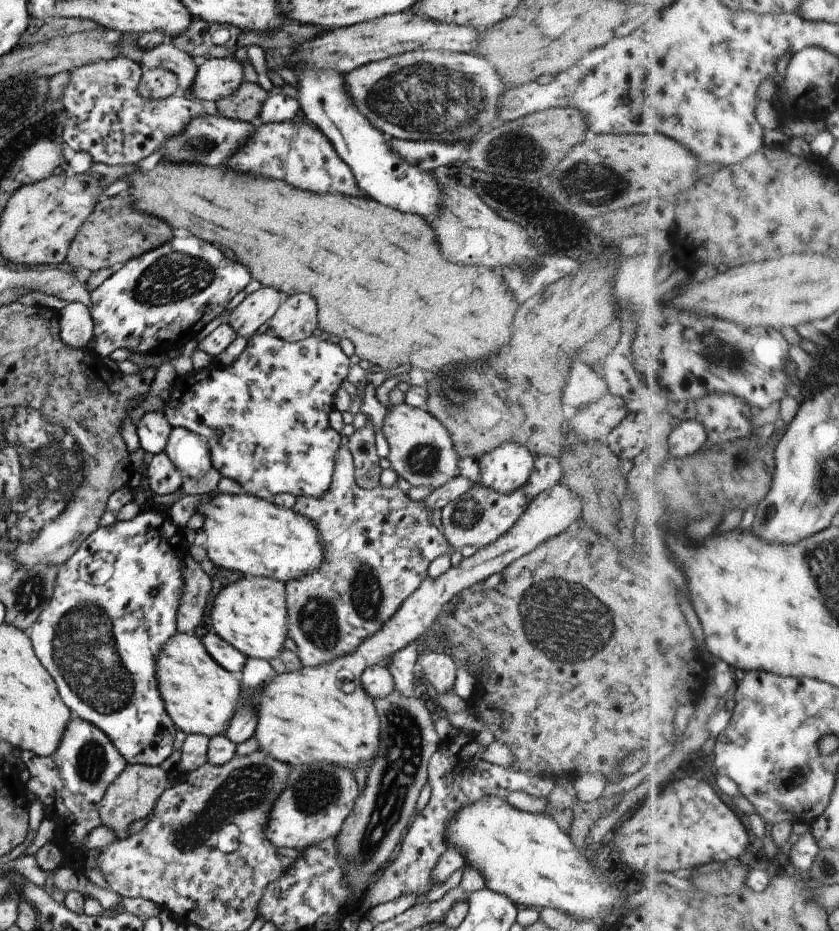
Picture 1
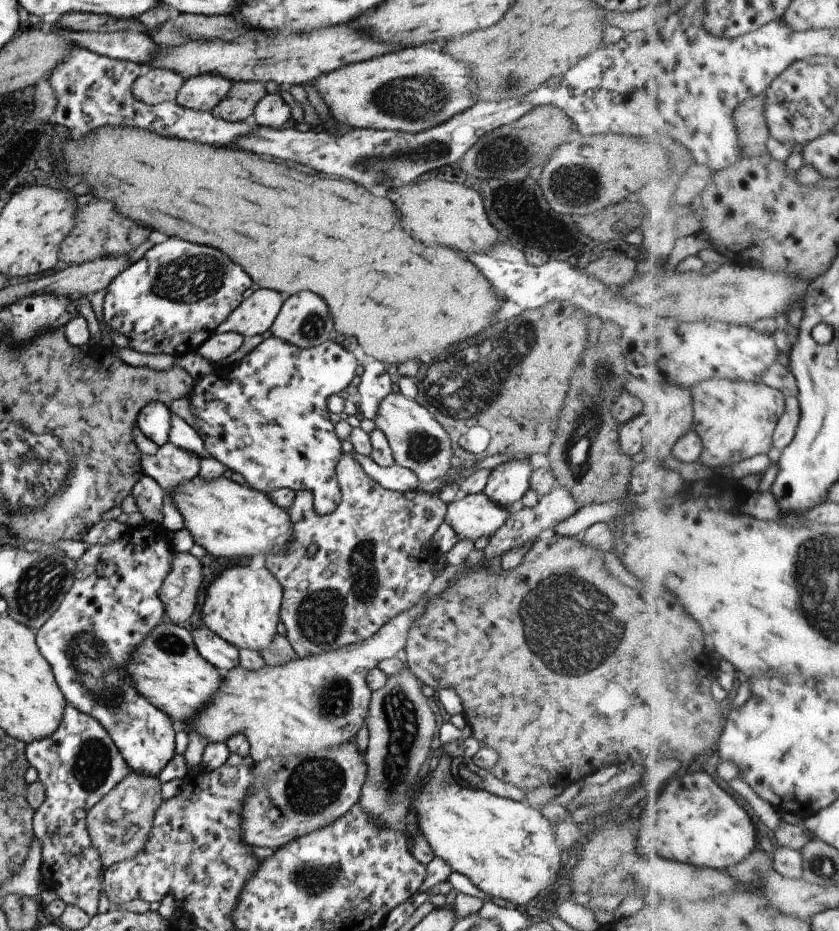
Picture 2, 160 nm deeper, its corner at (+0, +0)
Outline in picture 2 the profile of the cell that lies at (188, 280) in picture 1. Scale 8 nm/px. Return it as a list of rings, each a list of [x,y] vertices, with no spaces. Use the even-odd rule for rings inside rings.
[[[167,238],[165,242],[146,250],[125,270],[121,270],[109,285],[101,304],[103,321],[112,332],[121,334],[129,341],[129,349],[141,354],[167,354],[178,357],[196,353],[199,346],[215,333],[215,328],[223,323],[243,300],[243,292],[253,284],[251,278],[227,256],[215,248],[197,246],[183,242],[179,238]]]

